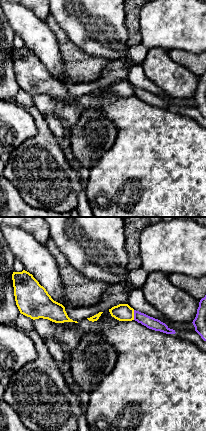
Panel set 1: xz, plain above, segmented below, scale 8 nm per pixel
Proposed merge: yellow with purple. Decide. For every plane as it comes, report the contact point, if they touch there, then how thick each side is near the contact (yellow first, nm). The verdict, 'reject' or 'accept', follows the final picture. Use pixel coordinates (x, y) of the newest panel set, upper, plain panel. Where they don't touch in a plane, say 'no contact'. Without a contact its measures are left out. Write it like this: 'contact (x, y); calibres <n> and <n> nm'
contact (133, 91); calibres 140 and 90 nm

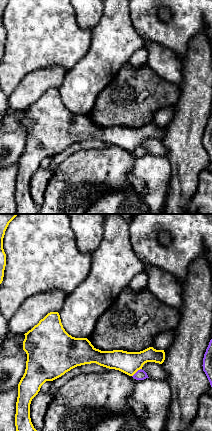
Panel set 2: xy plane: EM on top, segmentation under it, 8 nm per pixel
contact (136, 147); calibres 180 and 80 nm

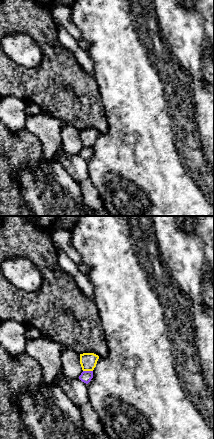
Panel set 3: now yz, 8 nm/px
contact (88, 146); calibres 140 and 90 nm

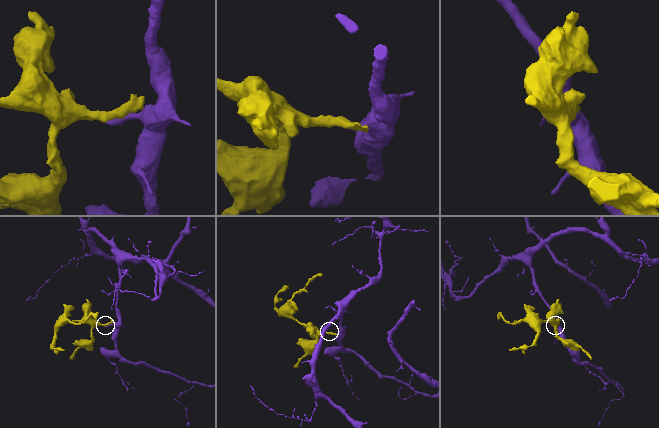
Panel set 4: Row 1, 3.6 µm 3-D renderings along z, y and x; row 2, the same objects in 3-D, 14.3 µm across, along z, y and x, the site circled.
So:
reject

